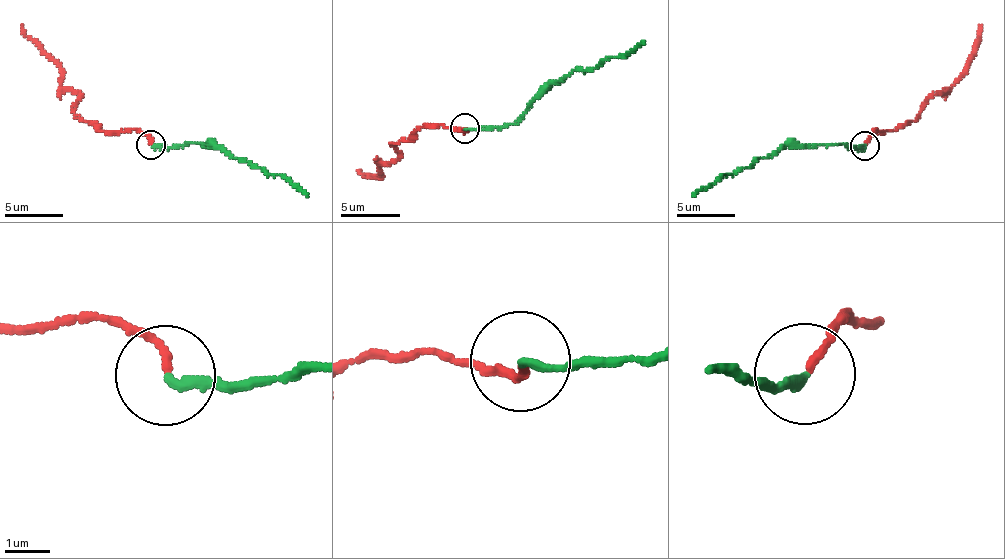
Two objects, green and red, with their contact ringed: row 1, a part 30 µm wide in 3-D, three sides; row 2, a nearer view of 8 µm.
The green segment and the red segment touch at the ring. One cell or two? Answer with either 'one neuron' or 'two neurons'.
two neurons

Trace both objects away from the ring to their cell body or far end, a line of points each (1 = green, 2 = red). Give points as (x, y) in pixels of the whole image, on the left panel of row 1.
1: (152, 144), (178, 148), (194, 142), (216, 145), (274, 174), (290, 178), (306, 196)
2: (152, 144), (133, 129), (96, 131), (80, 118), (74, 112), (80, 97), (64, 90), (60, 69), (21, 25)

